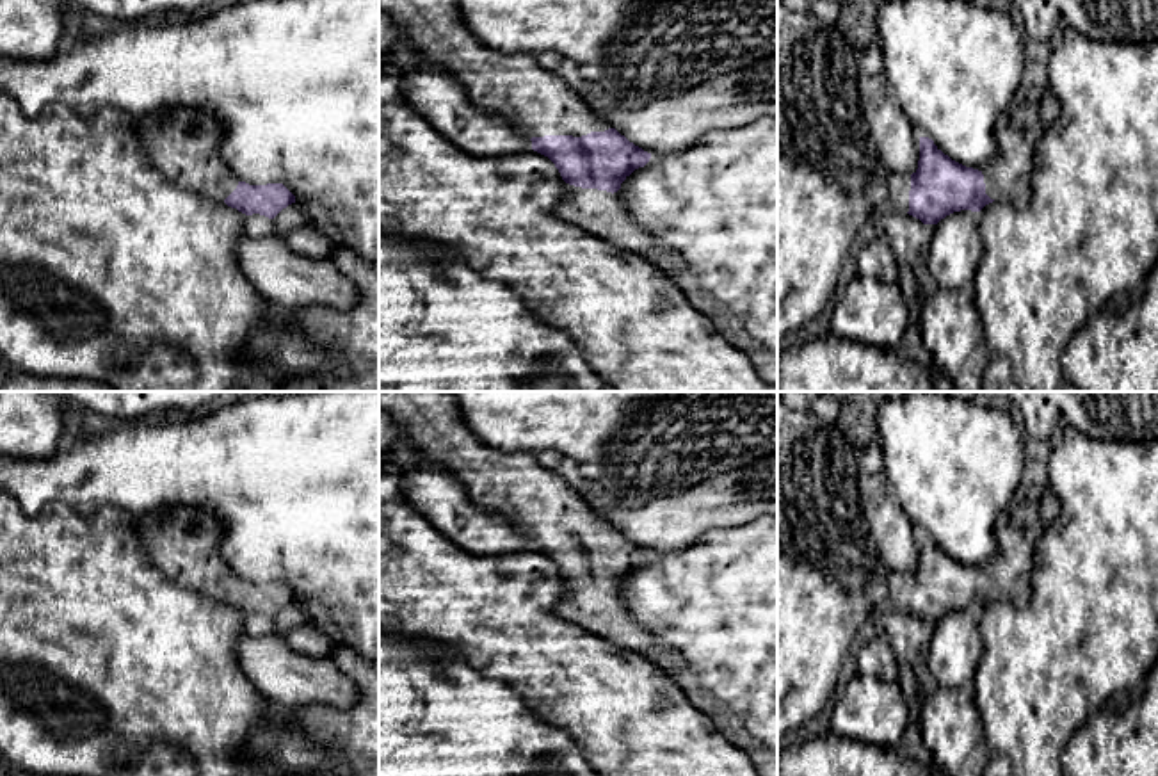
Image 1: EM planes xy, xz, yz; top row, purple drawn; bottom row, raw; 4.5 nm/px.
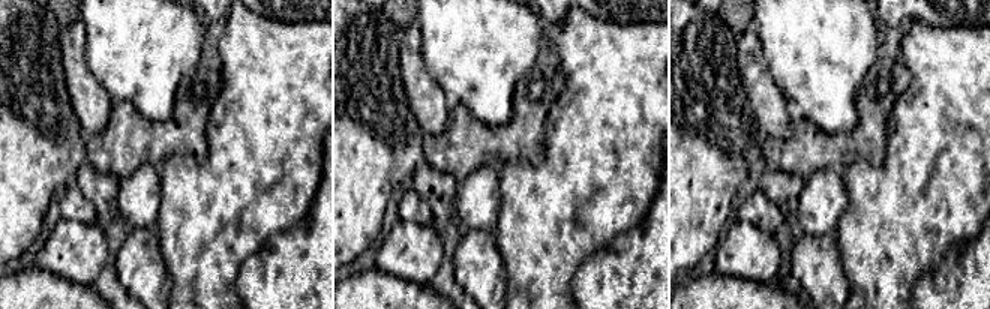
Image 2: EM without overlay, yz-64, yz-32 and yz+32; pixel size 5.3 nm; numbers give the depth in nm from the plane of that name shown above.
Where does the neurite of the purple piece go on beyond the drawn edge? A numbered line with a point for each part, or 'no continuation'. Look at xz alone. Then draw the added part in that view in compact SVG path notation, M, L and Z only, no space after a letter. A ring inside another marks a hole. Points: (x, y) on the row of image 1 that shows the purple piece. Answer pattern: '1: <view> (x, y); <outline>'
1: xz (538, 102); M379 0L430 62L454 73L471 103L507 117L525 137L605 132L612 125L528 53L503 53L470 34L457 0Z
2: xz (598, 212); M575 187L557 205L557 215L589 235L642 256L667 274L692 308L722 324L728 340L749 356L758 376L770 384L777 384L777 352L758 344L738 317L729 313L719 299L701 287L696 274L685 265L681 255L665 240L644 231L615 194Z

